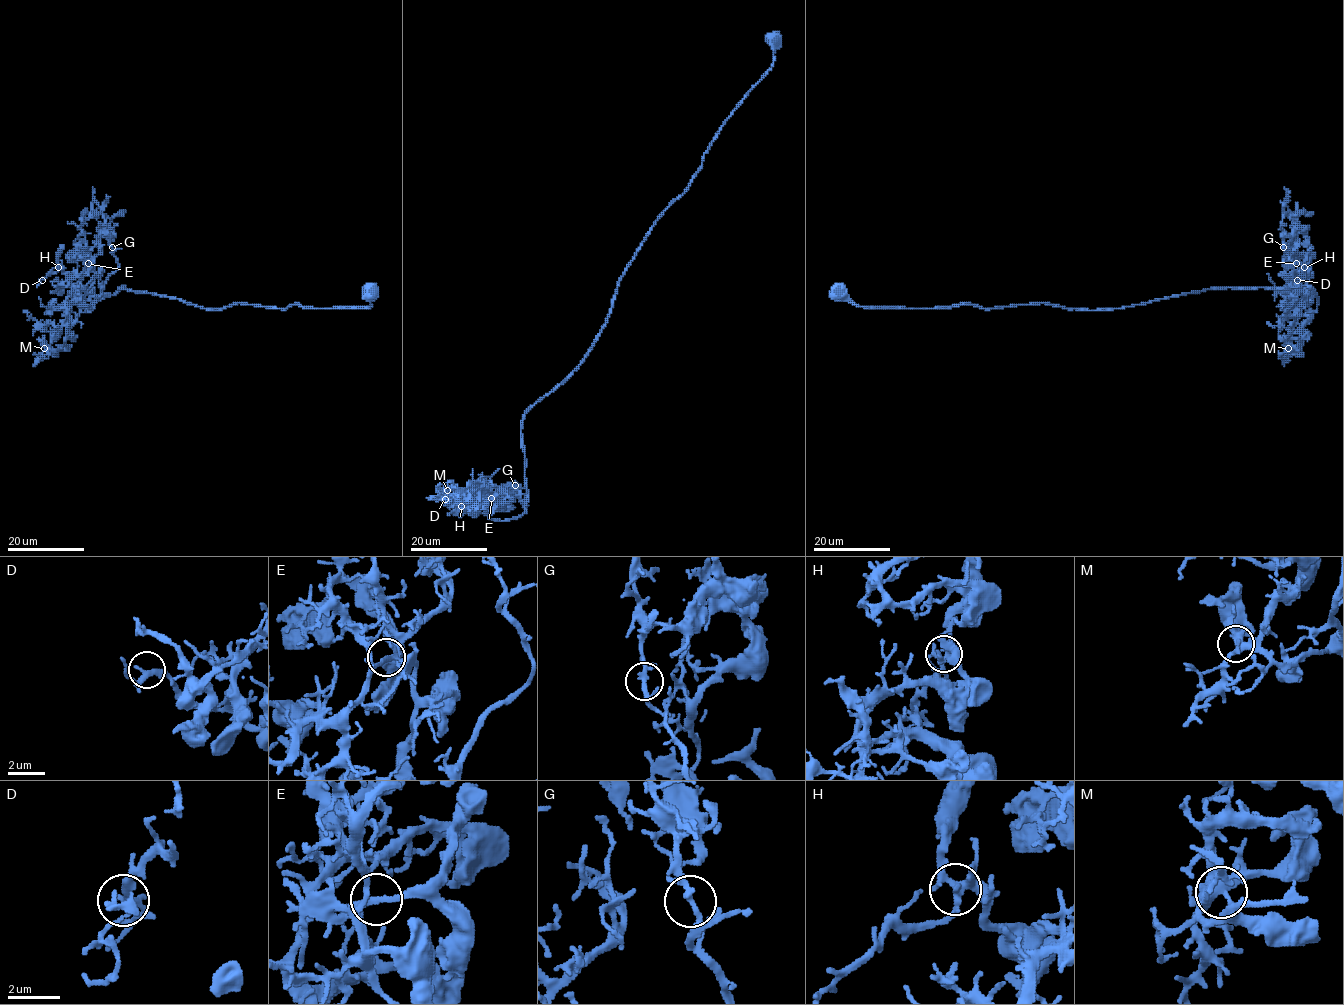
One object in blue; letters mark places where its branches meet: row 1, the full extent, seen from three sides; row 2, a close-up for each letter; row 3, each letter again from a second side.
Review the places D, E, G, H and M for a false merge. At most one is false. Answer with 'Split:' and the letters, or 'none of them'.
Split: none of them

